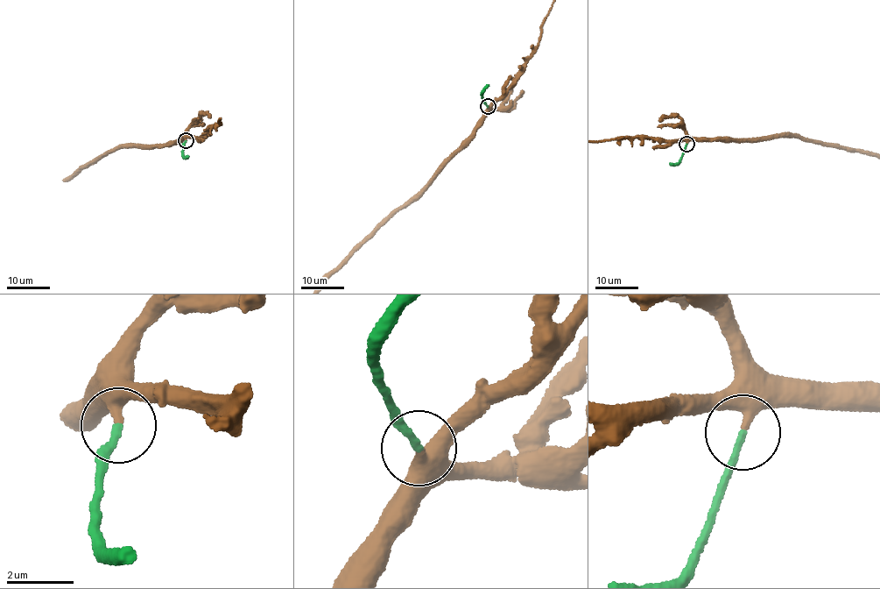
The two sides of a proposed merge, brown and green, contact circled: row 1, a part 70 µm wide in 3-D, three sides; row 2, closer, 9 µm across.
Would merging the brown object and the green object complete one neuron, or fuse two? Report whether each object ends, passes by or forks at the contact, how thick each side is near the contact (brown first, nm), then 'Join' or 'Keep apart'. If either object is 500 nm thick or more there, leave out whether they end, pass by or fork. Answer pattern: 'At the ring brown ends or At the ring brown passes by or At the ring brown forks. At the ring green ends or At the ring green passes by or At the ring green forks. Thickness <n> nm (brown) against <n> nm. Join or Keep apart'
At the ring brown ends. At the ring green ends. Thickness 400 nm (brown) against 200 nm. Join

